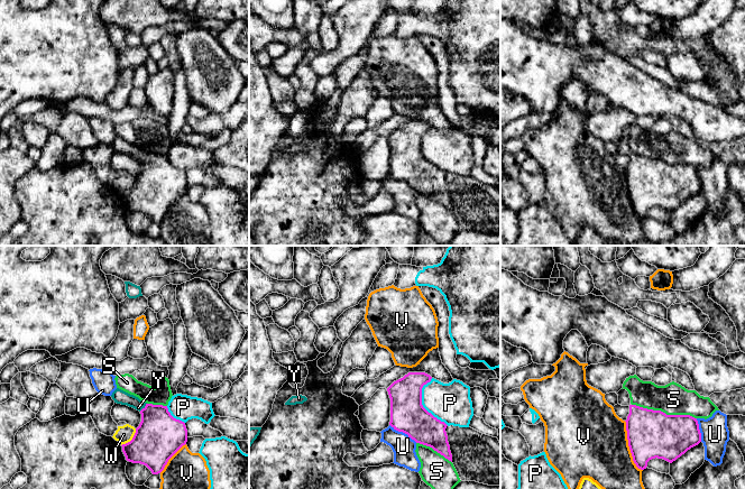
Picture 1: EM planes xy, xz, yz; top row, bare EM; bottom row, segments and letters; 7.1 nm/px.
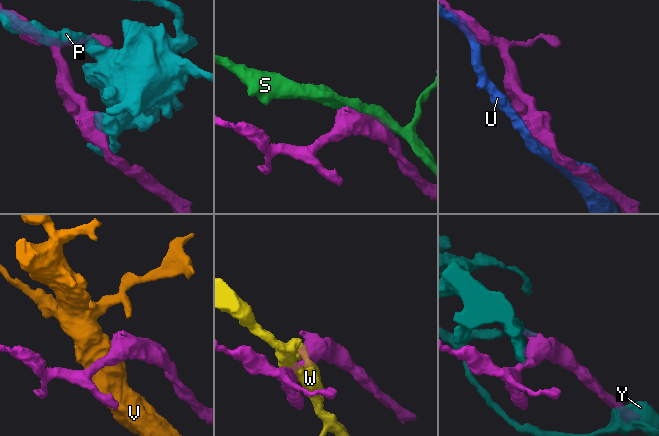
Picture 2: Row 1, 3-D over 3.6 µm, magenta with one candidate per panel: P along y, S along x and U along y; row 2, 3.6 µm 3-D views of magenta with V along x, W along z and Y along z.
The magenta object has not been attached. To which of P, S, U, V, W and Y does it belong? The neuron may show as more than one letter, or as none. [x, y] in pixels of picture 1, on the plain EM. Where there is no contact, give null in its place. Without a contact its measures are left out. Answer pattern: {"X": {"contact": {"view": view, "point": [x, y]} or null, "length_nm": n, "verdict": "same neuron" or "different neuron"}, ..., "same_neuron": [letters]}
{"P": {"contact": {"view": "xz", "point": [421, 153]}, "length_nm": 360, "verdict": "different neuron"}, "S": {"contact": {"view": "yz", "point": [664, 162]}, "length_nm": 480, "verdict": "different neuron"}, "U": {"contact": {"view": "xz", "point": [403, 181]}, "length_nm": 240, "verdict": "different neuron"}, "V": {"contact": {"view": "yz", "point": [628, 194]}, "length_nm": 380, "verdict": "different neuron"}, "W": {"contact": {"view": "xy", "point": [132, 187]}, "length_nm": 170, "verdict": "different neuron"}, "Y": {"contact": {"view": "xy", "point": [143, 157]}, "length_nm": 80, "verdict": "same neuron"}, "same_neuron": ["Y"]}

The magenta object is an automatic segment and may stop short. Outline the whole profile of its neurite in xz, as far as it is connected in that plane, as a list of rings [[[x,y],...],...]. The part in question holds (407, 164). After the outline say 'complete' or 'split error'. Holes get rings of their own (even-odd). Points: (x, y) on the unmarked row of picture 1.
[[[408,121],[388,137],[390,147],[389,174],[408,184],[416,192],[432,196],[452,211],[445,181],[447,173],[422,154],[422,137],[432,126],[425,121]]]; complete

